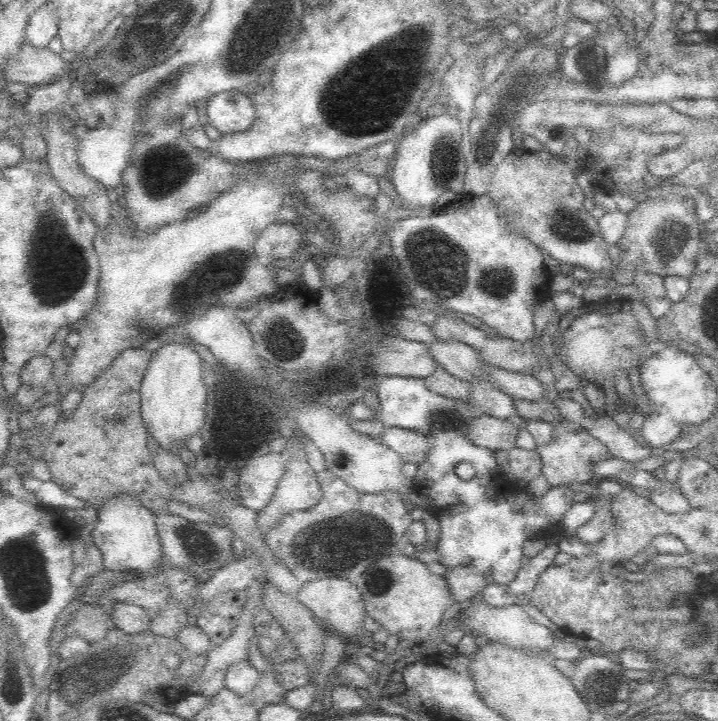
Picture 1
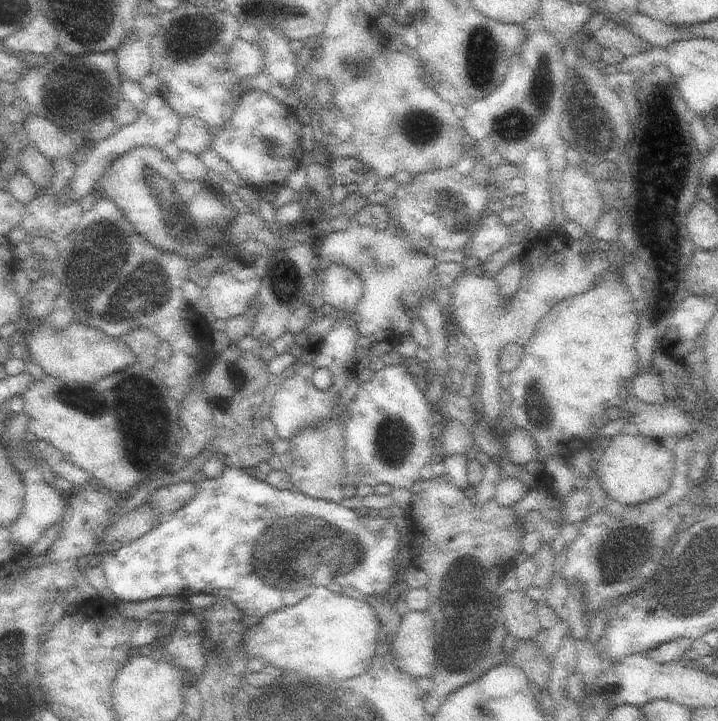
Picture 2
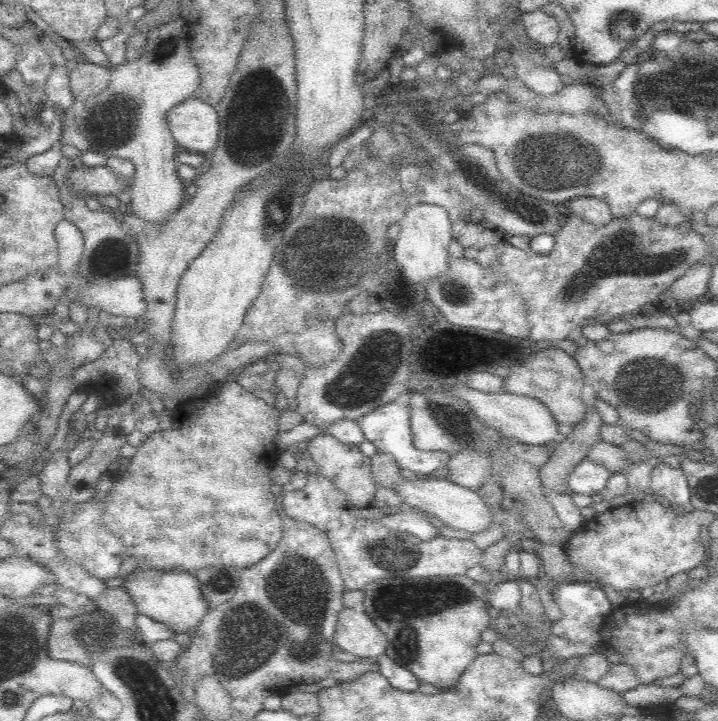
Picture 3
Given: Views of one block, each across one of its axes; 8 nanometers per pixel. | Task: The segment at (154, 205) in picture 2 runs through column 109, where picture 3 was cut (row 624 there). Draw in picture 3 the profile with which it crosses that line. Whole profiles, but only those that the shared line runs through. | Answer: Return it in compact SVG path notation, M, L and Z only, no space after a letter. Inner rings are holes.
M136 568L128 578L126 584L122 586L130 596L132 602L136 604L136 610L140 616L146 616L158 624L170 626L174 634L188 634L192 636L194 630L202 624L204 616L210 612L210 604L202 594L202 584L198 576L190 572L164 572L164 570L146 570L146 568Z

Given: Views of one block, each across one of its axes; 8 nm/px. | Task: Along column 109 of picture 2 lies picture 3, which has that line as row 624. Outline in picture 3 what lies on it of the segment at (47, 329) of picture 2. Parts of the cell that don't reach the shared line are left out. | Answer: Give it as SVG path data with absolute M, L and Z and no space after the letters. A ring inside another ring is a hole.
M362 608L342 610L336 624L336 638L340 656L358 656L374 660L386 654L386 634L372 624L372 618Z

